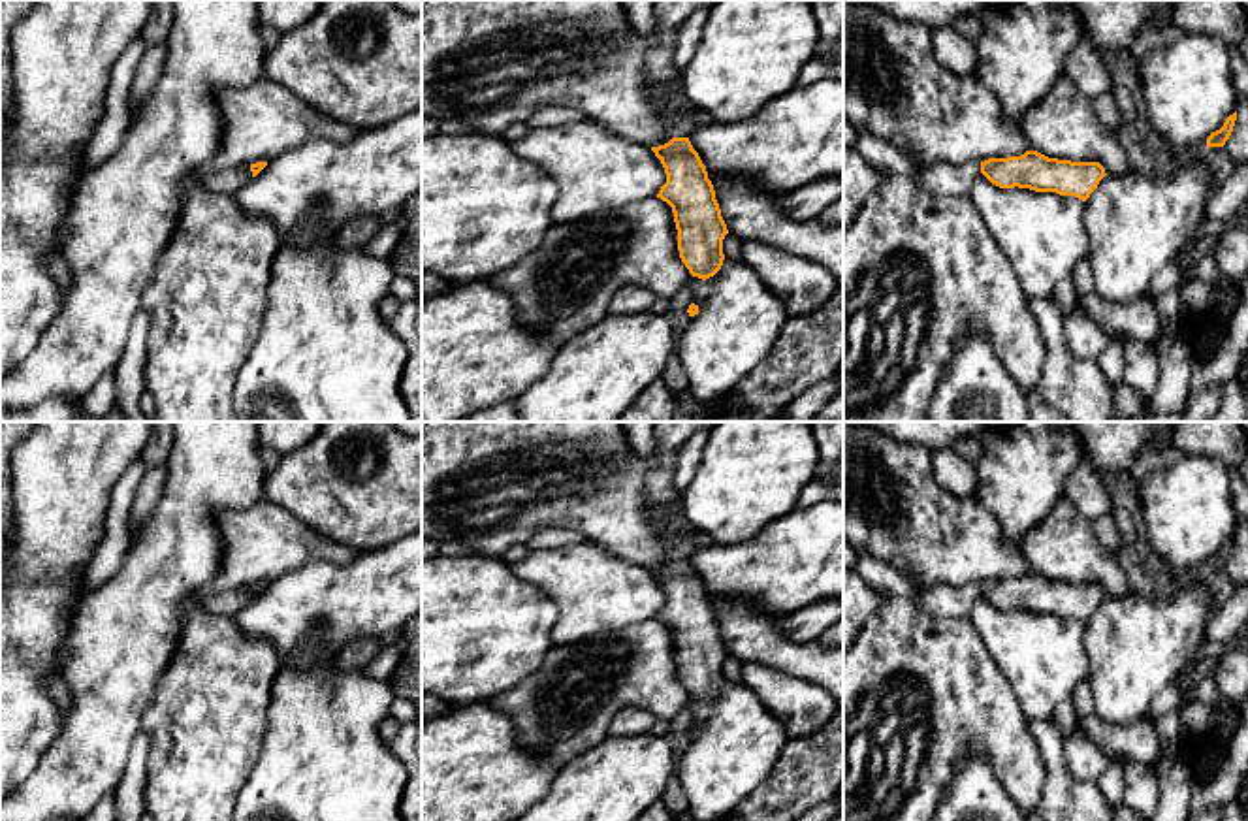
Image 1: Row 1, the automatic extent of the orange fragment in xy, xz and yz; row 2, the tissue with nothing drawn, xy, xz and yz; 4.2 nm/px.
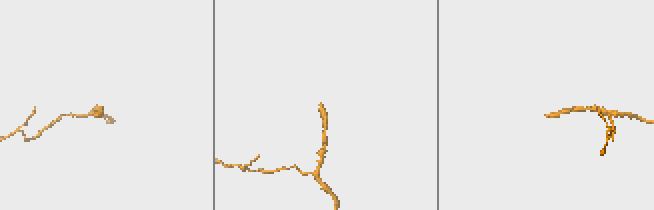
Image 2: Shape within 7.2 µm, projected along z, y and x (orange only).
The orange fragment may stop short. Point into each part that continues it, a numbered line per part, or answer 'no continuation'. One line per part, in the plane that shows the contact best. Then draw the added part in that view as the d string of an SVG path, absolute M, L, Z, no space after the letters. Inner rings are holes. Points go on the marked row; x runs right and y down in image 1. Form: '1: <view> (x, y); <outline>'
1: xz (661, 70); M655 0L657 15L651 36L655 49L646 64L646 79L655 85L666 98L666 111L680 111L681 115L668 128L670 137L687 137L693 128L693 113L696 107L683 94L680 81L680 68L674 64L674 40L680 26L698 8L712 9L719 0Z

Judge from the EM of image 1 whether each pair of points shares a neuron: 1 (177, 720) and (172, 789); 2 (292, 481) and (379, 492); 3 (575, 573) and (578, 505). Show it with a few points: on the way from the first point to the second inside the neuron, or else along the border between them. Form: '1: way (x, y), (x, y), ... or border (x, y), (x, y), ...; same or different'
1: way (177, 737), (177, 772); same
2: way (313, 482), (358, 486); same
3: border (584, 541), (625, 558); different

